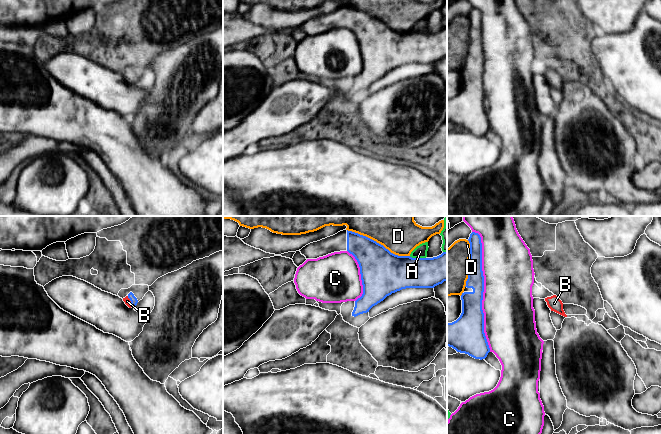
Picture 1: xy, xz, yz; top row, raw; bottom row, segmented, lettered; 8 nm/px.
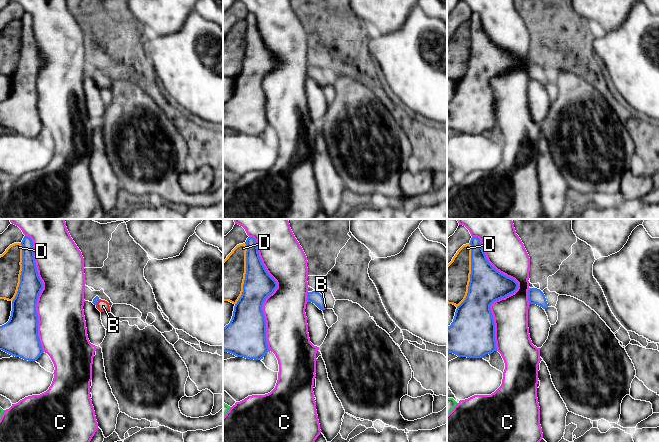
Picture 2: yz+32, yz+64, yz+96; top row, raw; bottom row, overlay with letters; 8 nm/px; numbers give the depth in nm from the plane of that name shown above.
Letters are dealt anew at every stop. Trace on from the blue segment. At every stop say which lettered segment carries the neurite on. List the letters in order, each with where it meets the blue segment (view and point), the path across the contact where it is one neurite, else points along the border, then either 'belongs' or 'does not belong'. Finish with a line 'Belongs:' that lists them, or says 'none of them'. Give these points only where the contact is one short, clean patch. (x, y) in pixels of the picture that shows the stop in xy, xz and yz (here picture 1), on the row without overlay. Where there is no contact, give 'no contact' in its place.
A: xz (417, 34) | does not belong
B: xy (130, 76) | across xy (133, 75), (130, 76), (127, 77) | belongs
C: yz (483, 66) | does not belong
D: xz (378, 19) | does not belong
Belongs: B

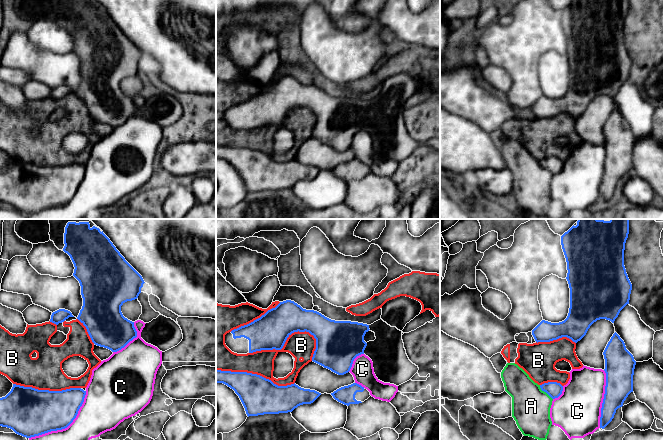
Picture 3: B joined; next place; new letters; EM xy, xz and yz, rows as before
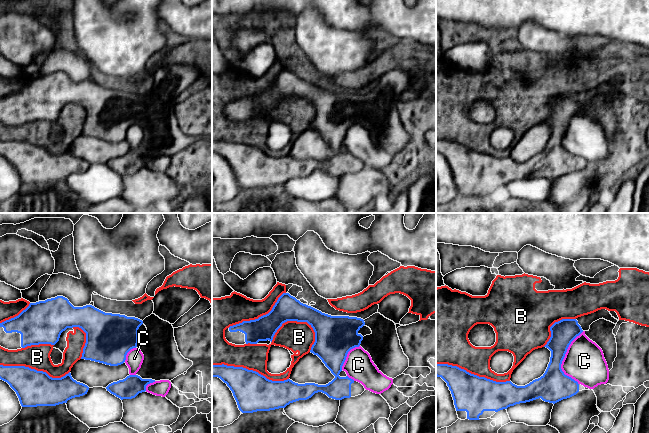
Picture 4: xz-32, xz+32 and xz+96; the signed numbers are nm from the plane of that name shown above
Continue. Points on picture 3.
A: yz (545, 167) | does not belong
B: xz (283, 121) | does not belong
C: xy (65, 203) | does not belong
Belongs: none of them

